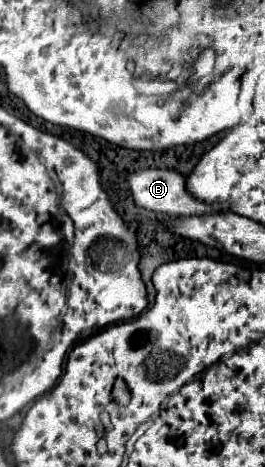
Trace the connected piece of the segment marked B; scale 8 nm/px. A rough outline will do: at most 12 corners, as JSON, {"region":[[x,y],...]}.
{"region":[[170,169],[126,175],[142,209],[170,215],[216,213],[192,199]]}

